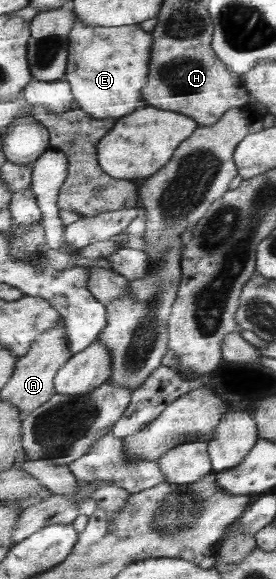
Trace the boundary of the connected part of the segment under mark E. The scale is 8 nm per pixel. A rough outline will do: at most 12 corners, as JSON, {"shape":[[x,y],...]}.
{"shape":[[78,20],[68,74],[80,108],[139,110],[153,34]]}

